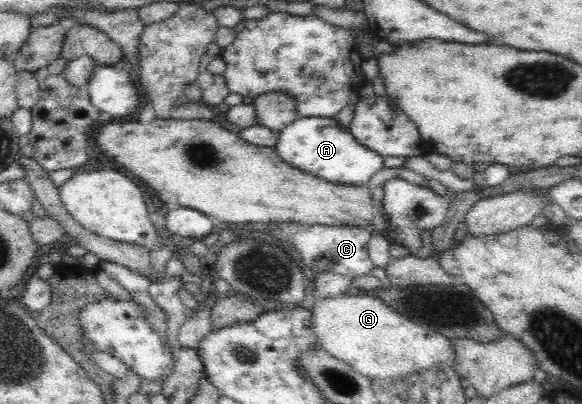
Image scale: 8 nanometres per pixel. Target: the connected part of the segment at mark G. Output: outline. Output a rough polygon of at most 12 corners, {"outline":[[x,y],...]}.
{"outline":[[357,292],[315,300],[319,347],[370,379],[454,369],[440,332]]}

